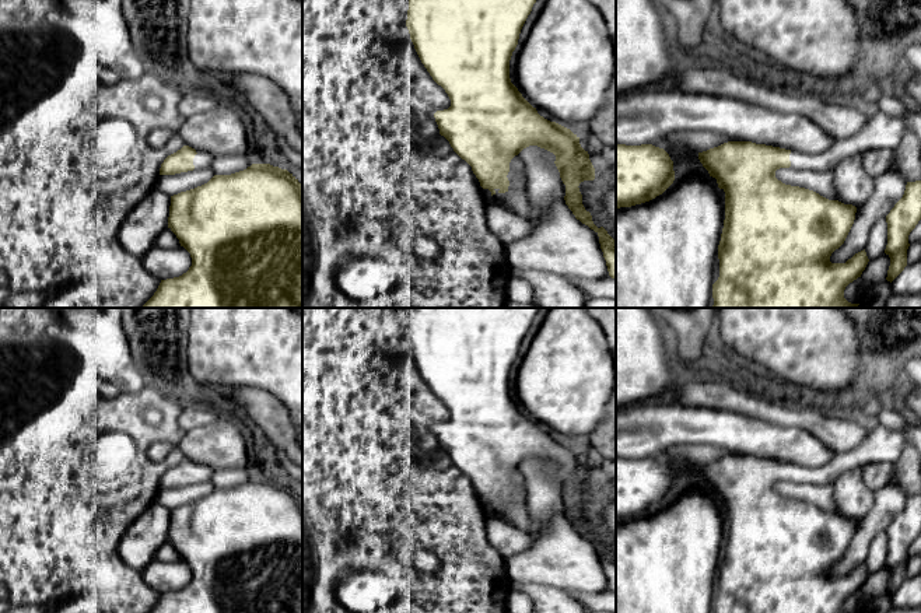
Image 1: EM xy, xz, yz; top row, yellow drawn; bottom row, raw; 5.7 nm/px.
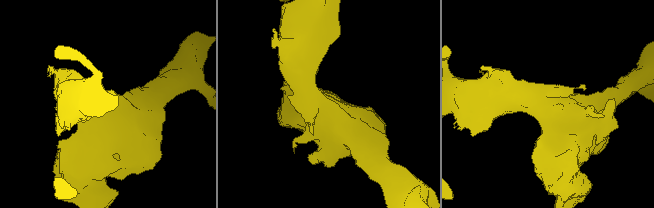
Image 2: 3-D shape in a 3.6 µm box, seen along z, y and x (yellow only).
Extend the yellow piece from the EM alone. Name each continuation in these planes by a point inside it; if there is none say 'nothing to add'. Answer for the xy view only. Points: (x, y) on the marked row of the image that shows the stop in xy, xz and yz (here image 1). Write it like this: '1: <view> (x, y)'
1: xy (202, 160)

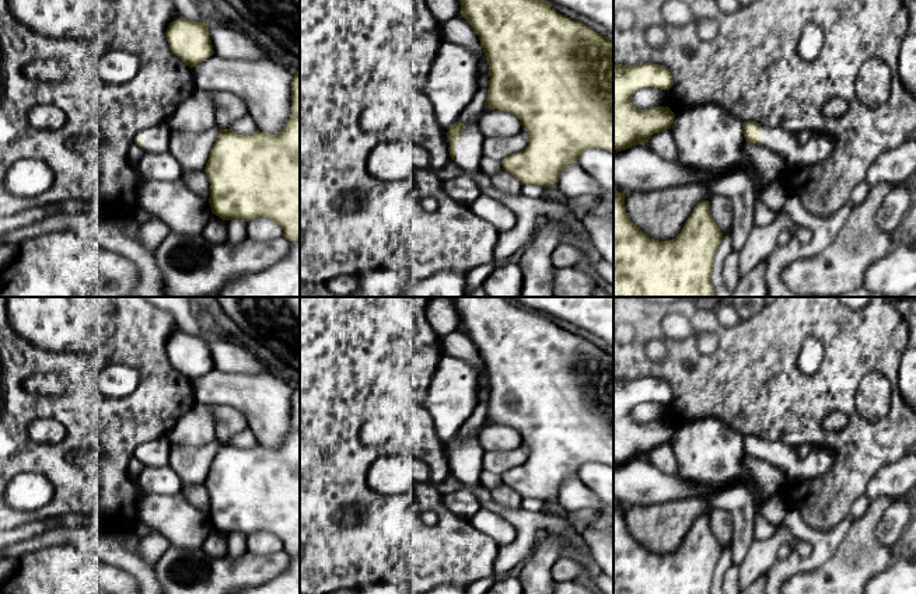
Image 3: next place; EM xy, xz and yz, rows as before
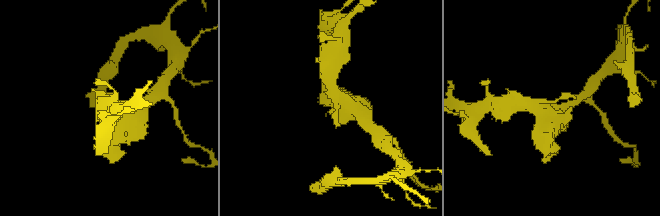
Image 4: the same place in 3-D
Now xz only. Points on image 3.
1: xz (468, 150)

